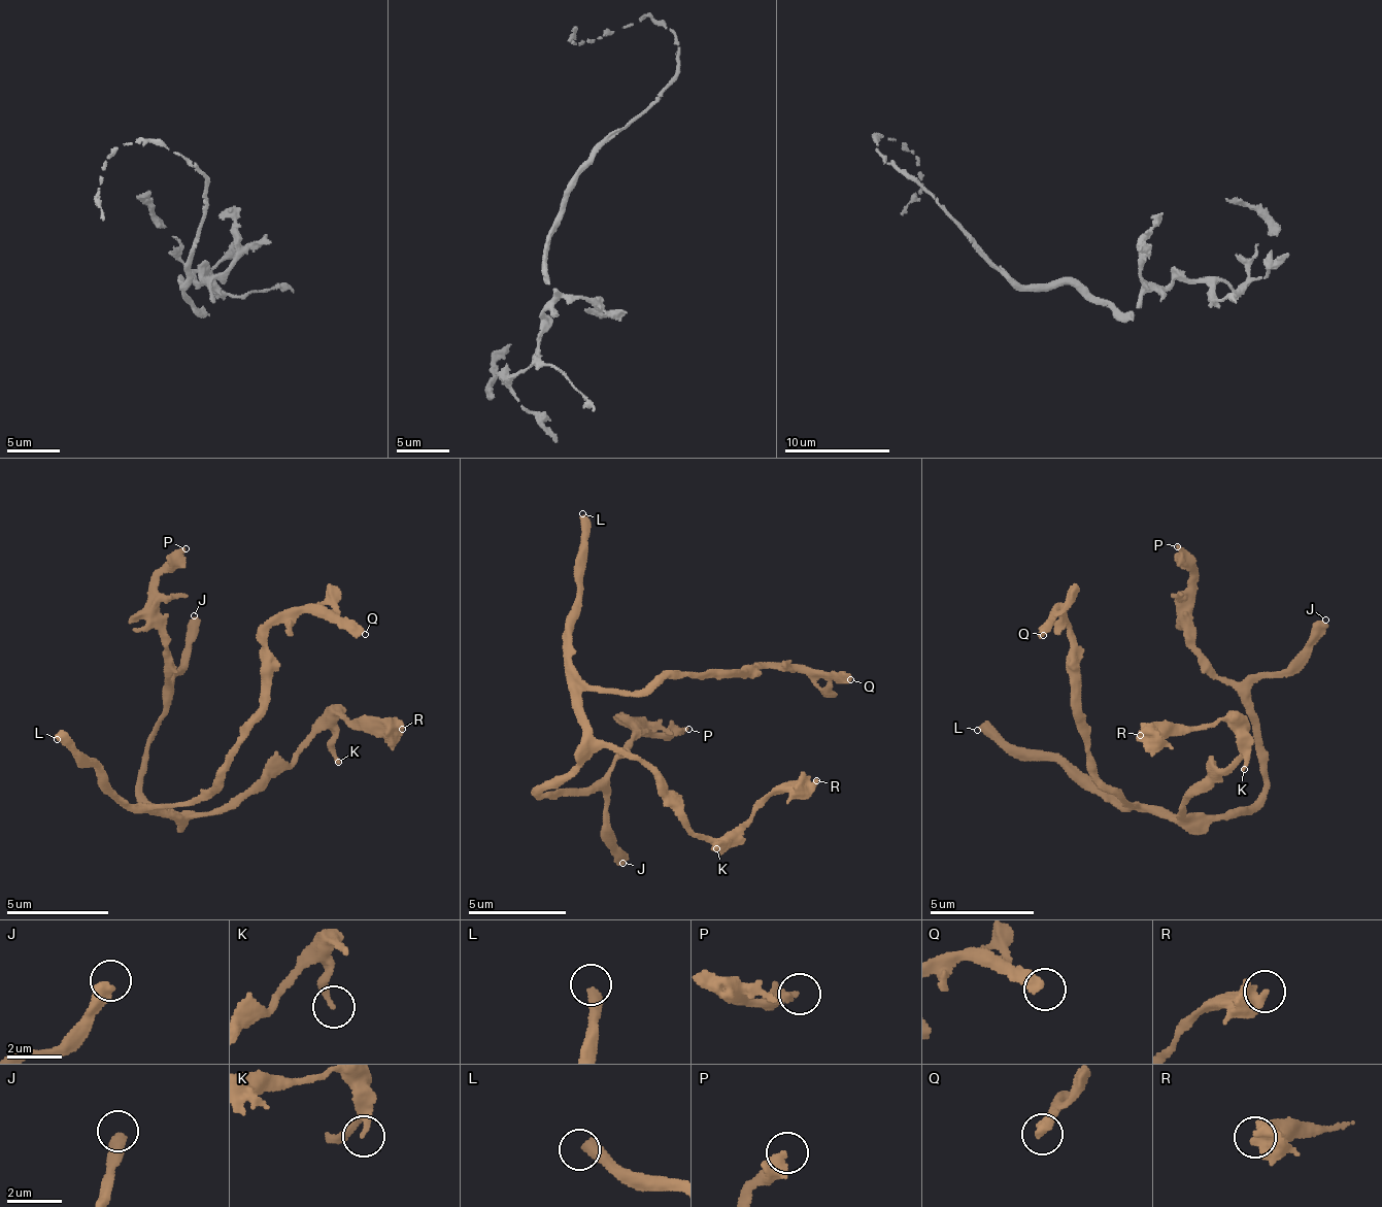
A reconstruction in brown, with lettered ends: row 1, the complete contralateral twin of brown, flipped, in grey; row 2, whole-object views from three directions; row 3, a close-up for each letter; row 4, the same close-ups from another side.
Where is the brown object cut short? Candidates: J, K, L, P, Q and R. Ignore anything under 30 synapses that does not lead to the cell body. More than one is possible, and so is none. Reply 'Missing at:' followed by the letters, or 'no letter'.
Missing at: L, Q

